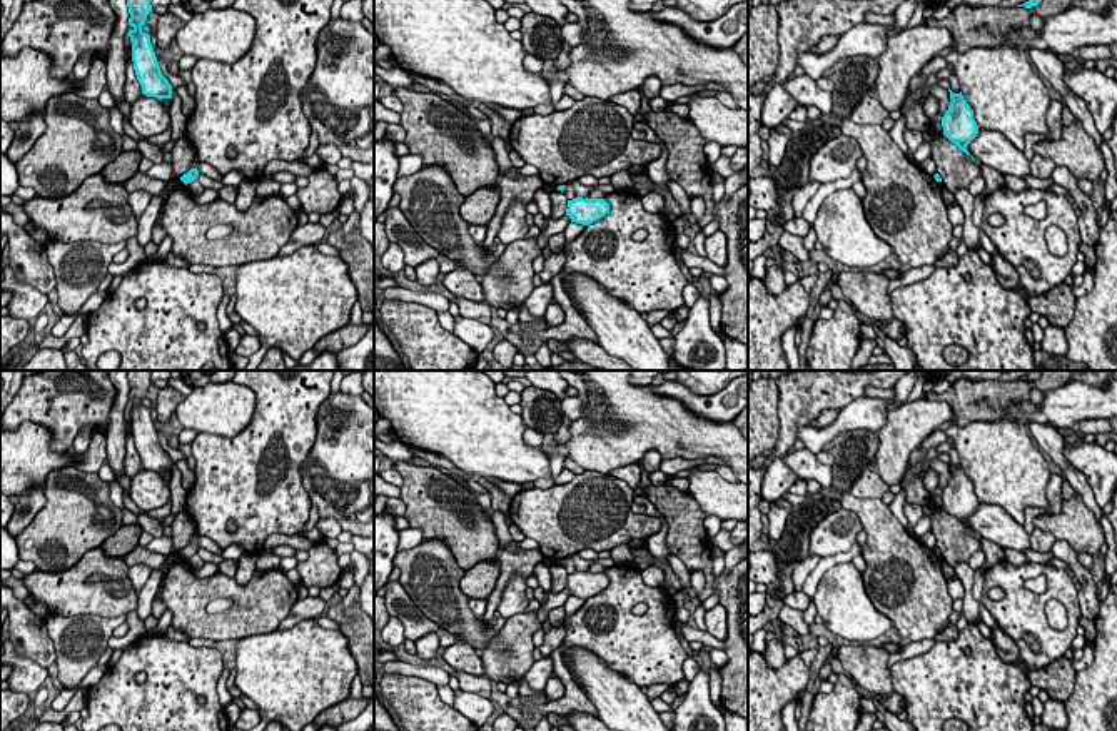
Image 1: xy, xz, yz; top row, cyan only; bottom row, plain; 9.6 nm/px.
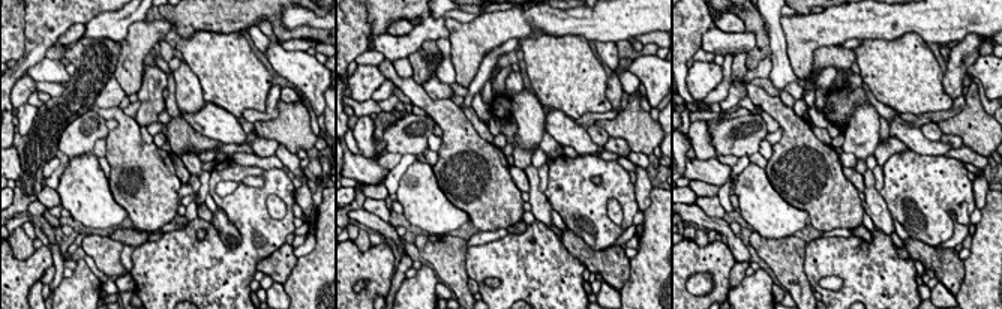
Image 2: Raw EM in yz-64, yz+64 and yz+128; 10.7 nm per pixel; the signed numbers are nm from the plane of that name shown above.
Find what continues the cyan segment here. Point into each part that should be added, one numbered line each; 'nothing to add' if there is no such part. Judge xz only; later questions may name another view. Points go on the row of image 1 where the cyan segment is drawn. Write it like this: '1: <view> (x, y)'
nothing to add

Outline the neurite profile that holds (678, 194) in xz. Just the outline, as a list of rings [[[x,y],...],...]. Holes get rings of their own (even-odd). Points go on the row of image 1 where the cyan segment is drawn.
[[[673,180],[668,182],[668,189],[670,189],[673,199],[680,204],[681,214],[688,217],[688,222],[696,224],[696,219],[695,219],[691,207],[690,207],[690,199],[685,194],[685,190]]]

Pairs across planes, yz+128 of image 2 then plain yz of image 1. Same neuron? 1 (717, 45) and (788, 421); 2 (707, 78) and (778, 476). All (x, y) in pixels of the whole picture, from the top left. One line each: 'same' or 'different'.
1: different
2: same

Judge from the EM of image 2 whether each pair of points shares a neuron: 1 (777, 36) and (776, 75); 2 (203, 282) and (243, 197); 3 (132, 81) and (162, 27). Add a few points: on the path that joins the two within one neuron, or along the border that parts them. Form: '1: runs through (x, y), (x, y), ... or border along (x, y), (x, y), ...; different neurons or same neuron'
1: runs through (779, 45), (779, 66); same neuron
2: runs through (225, 267), (248, 245), (248, 219); same neuron
3: runs through (132, 68), (132, 56), (149, 39); same neuron

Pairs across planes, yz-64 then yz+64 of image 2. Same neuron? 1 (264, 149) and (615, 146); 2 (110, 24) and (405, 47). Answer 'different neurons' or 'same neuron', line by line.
1: different neurons
2: same neuron

